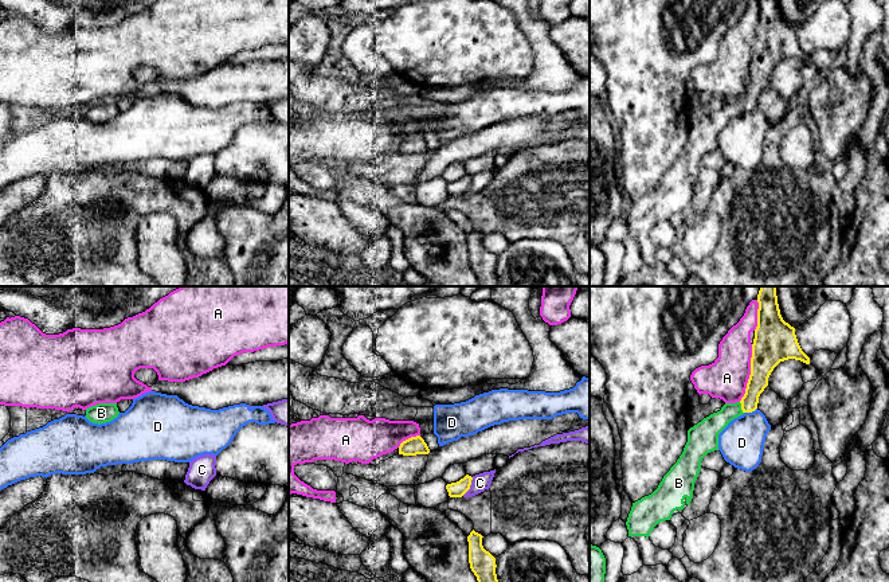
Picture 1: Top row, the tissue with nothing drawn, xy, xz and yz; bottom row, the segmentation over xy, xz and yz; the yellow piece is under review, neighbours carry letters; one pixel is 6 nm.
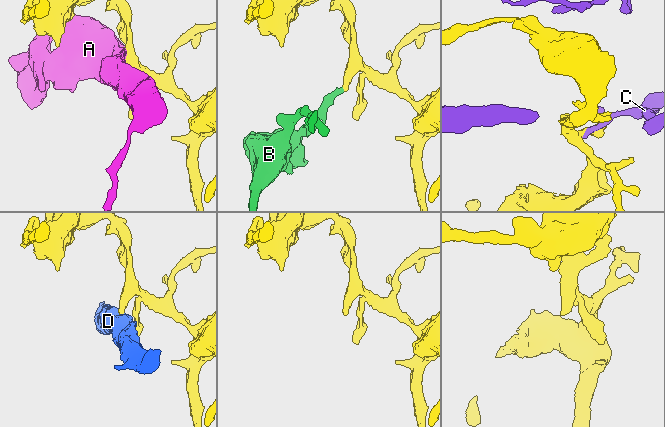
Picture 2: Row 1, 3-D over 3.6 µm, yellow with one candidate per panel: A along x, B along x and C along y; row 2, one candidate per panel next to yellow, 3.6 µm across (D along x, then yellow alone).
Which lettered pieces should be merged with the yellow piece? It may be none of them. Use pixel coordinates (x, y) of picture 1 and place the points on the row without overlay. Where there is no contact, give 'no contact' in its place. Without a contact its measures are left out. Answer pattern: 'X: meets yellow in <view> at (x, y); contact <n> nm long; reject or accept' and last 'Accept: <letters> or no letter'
A: meets yellow in yz at (751, 71); contact 360 nm long; reject
B: meets yellow in yz at (741, 106); contact 80 nm long; accept
C: meets yellow in xz at (469, 186); contact 130 nm long; reject
D: meets yellow in yz at (750, 110); contact 90 nm long; reject
Accept: B

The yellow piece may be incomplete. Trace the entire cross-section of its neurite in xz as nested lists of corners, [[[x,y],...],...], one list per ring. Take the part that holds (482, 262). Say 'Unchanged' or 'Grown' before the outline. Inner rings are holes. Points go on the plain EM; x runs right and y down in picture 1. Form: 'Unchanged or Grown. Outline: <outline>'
Unchanged. Outline: [[[474,228],[467,235],[470,267],[477,276],[479,286],[500,286],[496,273],[496,257],[483,247],[482,237]]]

